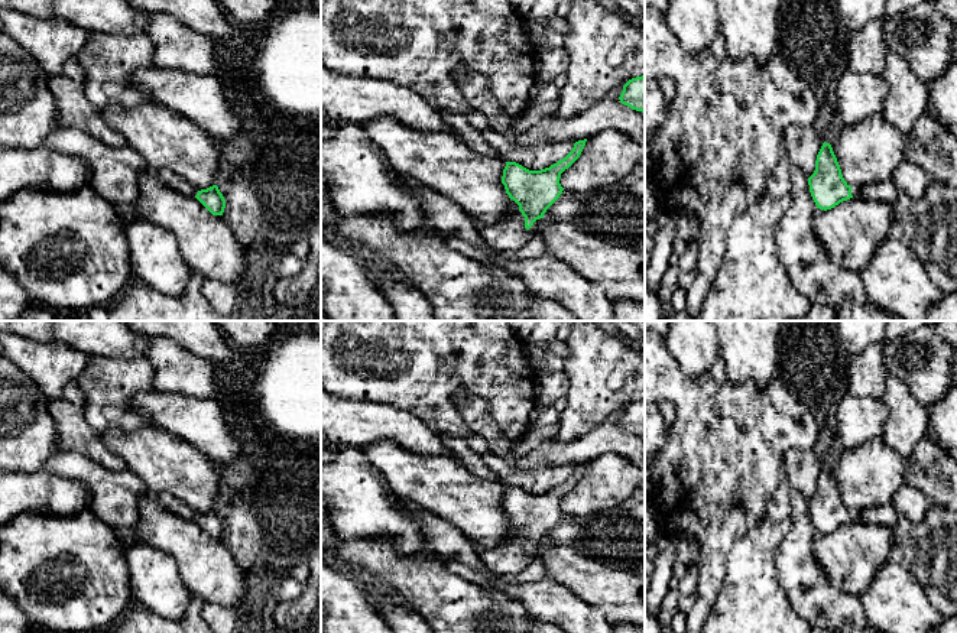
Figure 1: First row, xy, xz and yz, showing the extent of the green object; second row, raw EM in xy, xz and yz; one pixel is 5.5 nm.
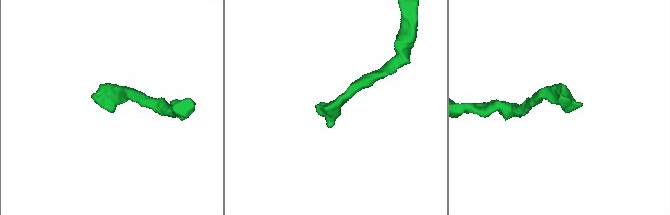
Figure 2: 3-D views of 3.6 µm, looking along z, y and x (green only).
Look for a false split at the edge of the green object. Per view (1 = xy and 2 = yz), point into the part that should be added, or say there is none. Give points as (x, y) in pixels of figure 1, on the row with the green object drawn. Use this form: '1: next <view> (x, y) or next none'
1: next xy (175, 182)
2: next yz (886, 191)

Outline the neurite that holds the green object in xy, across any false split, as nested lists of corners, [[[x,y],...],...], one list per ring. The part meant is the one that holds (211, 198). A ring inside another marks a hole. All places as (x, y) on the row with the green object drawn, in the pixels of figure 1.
[[[162,169],[156,172],[156,175],[172,191],[179,192],[185,197],[197,198],[213,215],[223,215],[226,199],[217,185],[198,191],[182,176],[168,169]]]

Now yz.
[[[825,142],[817,155],[815,171],[808,178],[808,185],[817,208],[824,211],[853,197],[880,201],[895,207],[898,197],[898,189],[892,181],[864,186],[850,186],[841,175],[831,145]]]

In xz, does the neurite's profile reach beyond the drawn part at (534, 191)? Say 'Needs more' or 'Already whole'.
Needs more

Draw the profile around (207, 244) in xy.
[[[156,172],[139,176],[137,221],[172,231],[184,262],[194,273],[224,283],[246,277],[247,251],[223,215],[213,215],[197,198],[168,188]]]

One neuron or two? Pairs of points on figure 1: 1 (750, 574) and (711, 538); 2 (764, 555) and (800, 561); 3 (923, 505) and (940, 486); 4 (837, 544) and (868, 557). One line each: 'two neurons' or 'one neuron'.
1: two neurons
2: two neurons
3: two neurons
4: one neuron

